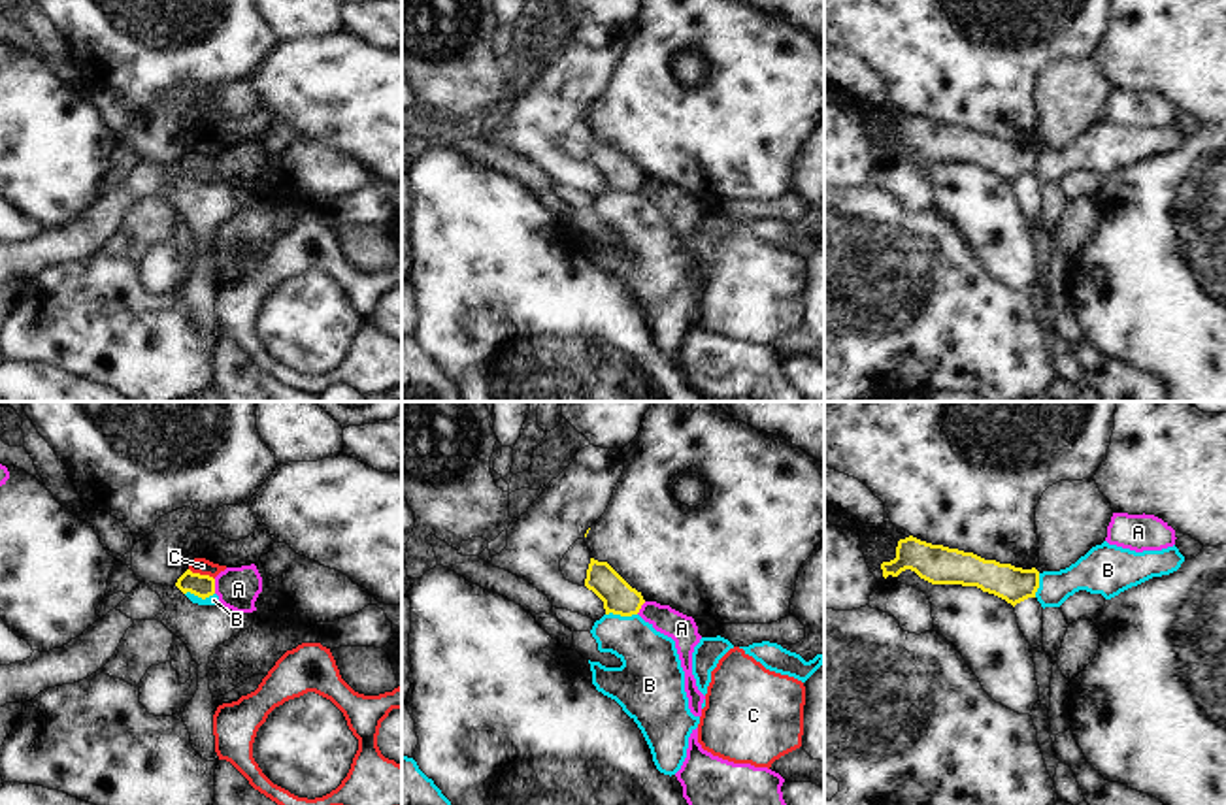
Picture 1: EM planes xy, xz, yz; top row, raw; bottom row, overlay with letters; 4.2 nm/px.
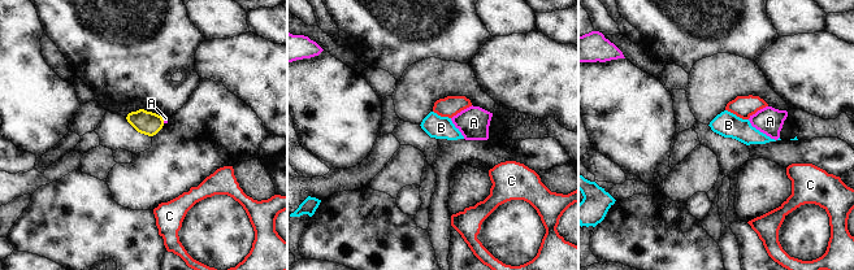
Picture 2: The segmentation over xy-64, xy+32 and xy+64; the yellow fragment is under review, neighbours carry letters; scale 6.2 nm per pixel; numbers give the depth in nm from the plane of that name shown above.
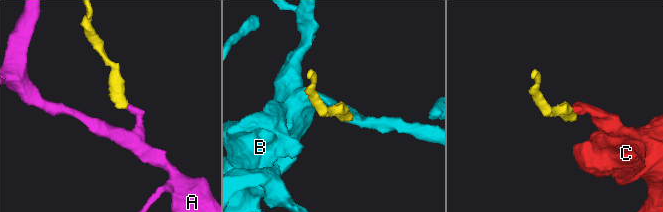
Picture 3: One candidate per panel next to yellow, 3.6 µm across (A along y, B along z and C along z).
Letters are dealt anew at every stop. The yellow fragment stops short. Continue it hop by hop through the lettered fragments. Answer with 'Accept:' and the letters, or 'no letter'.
Accept: no letter.

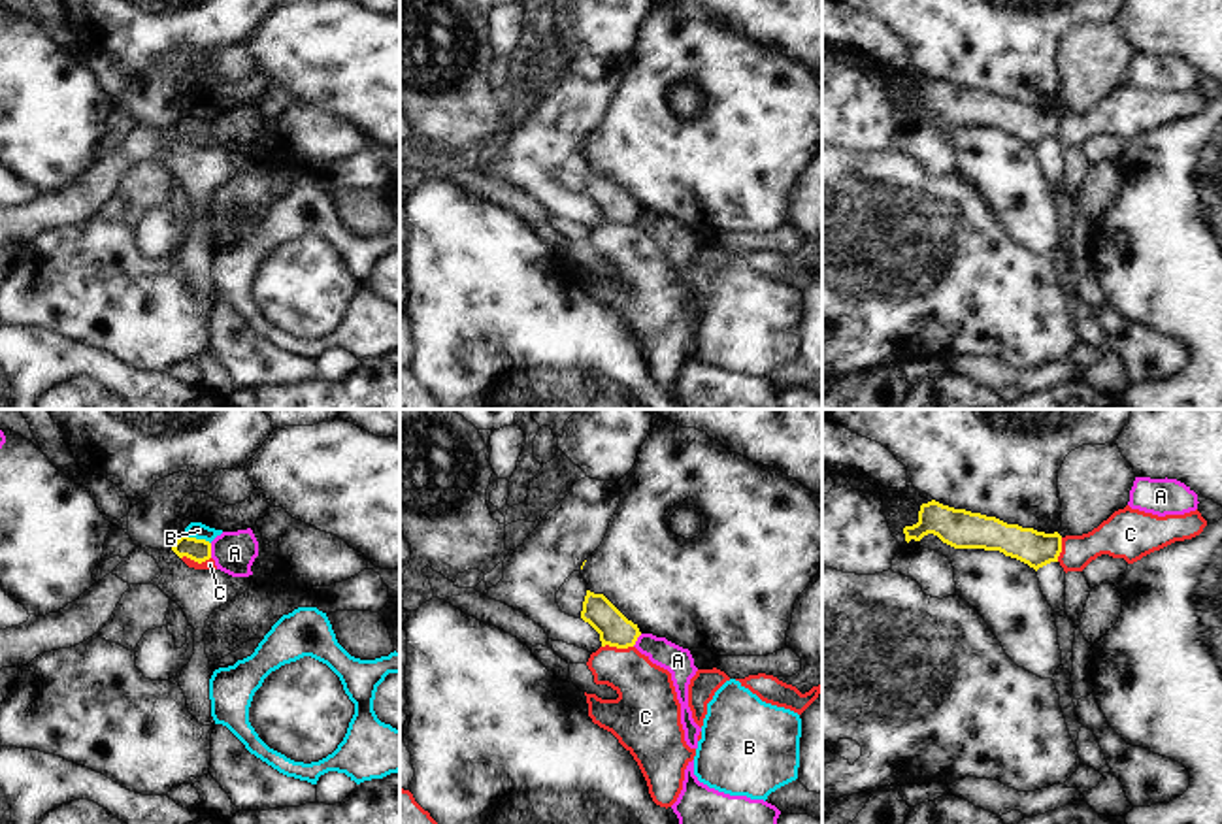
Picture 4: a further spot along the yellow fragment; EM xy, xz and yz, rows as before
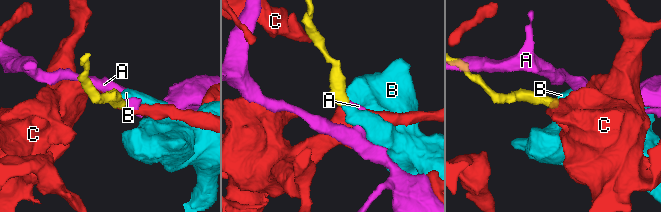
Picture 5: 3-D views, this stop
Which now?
Accept: no letter.

